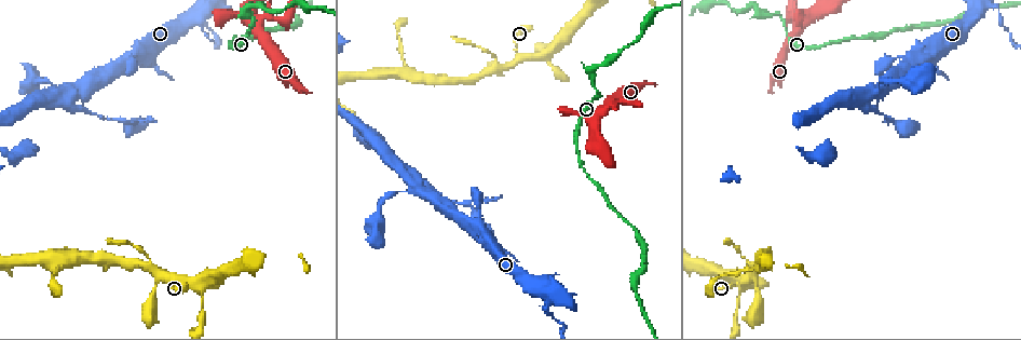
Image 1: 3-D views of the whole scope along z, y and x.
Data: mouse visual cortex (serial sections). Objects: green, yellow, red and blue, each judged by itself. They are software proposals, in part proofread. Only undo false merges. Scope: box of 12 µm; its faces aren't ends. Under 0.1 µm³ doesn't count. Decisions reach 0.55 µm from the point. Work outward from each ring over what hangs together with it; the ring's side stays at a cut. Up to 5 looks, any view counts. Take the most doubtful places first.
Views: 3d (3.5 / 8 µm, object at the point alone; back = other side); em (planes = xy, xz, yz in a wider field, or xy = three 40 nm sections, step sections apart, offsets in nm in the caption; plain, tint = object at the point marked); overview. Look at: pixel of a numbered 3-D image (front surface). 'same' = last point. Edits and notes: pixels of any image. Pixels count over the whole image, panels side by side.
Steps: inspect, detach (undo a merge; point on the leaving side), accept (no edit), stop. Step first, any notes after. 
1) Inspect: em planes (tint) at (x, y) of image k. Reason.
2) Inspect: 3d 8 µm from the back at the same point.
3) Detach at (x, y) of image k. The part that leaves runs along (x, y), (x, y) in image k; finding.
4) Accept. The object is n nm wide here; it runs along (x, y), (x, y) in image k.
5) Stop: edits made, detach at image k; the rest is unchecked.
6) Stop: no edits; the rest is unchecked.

Inspect: em xy step 1 (tint) at (544, 55) of image 1. Abrupt turn.

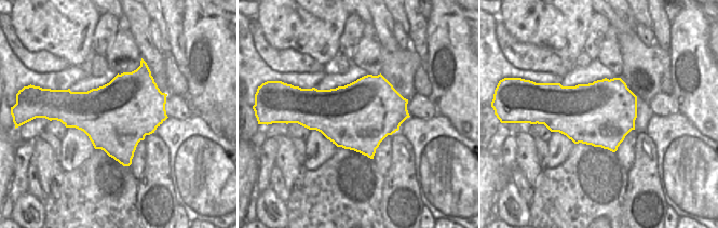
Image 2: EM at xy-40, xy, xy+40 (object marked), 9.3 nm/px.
Inspect: 3d 3.5 µm at the same point. Wider look.

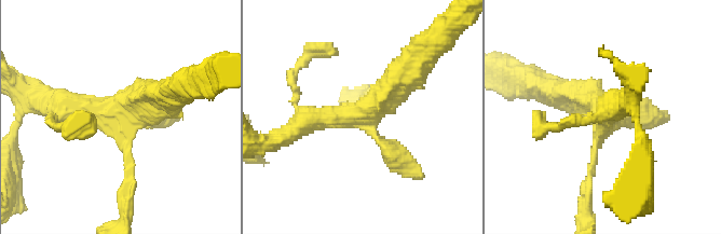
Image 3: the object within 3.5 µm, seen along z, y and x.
Accept. It runs along (296, 107), (366, 112), (416, 66) in image 3; one cell here.

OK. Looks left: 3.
Inspect: 3d 8 µm at (417, 187) of image 1. Abrupt turn.

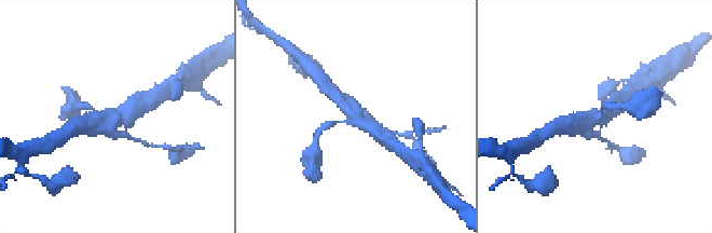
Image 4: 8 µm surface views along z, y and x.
Inspect: 3d 3.5 µm at (597, 117) of image 4.

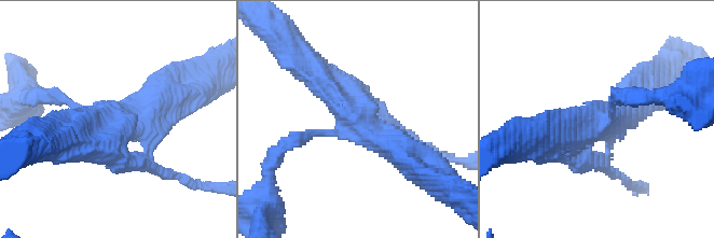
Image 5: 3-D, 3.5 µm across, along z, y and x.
Accept. 4 arms meet here; the arms are 150, 300, 400, 500 nm wide; it runs along (413, 160), (362, 127), (313, 72) in image 5; one cell here.

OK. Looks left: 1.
Stop: no edits; the rest is unchecked.

